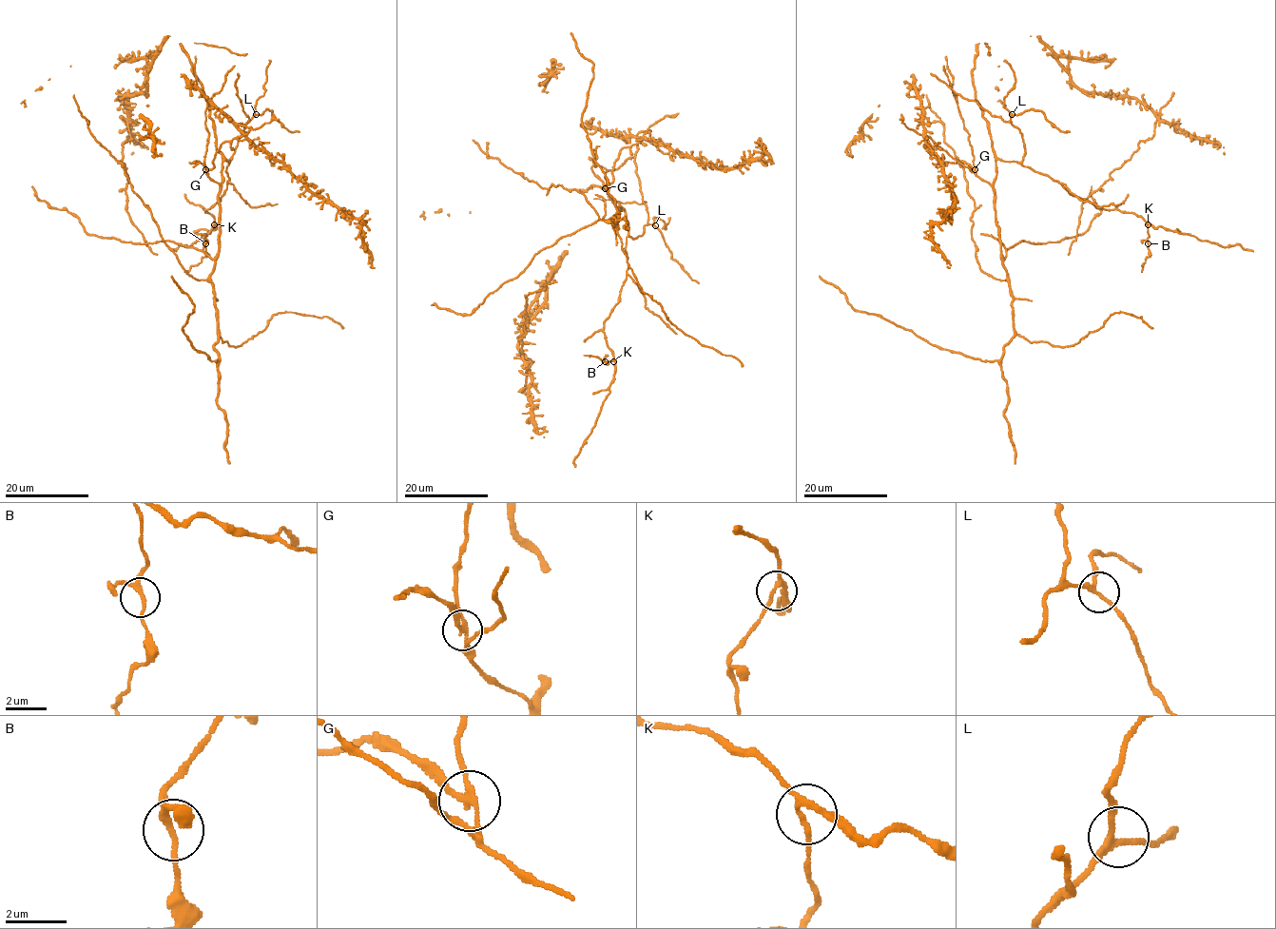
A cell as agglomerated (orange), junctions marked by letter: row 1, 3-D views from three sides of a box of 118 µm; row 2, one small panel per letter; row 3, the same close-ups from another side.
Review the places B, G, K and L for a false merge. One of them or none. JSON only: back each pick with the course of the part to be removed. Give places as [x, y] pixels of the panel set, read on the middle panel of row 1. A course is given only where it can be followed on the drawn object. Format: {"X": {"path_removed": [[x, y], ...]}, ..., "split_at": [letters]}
{"G": {"path_removed": [[605, 188], [591, 168], [595, 148], [600, 146]]}, "split_at": ["G"]}

